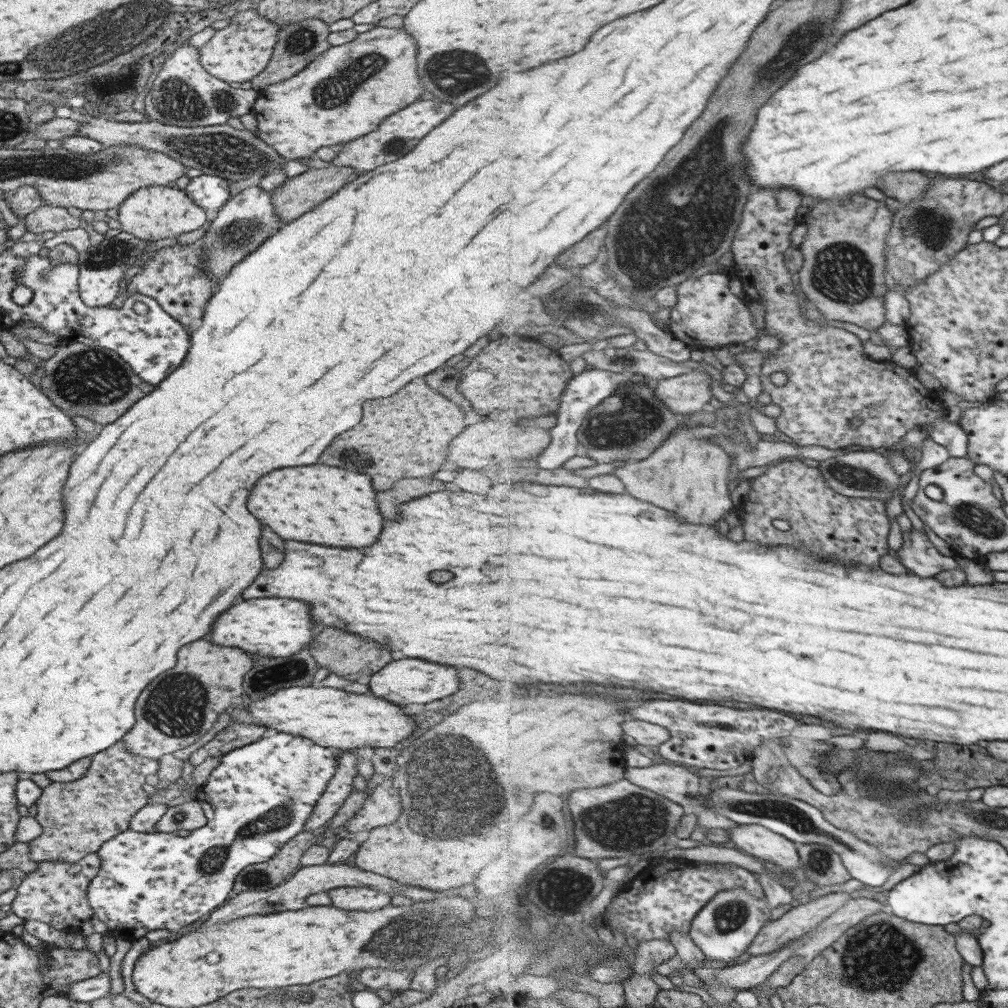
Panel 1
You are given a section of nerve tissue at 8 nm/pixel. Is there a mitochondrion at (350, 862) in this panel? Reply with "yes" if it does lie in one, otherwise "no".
no

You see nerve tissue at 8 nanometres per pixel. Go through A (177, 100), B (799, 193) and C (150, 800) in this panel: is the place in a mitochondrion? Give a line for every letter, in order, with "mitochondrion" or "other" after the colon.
A: mitochondrion
B: other
C: other

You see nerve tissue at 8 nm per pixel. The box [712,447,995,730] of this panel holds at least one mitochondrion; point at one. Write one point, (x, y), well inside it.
(852, 477)

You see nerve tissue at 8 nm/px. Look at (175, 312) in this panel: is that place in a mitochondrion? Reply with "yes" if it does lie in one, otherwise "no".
no

